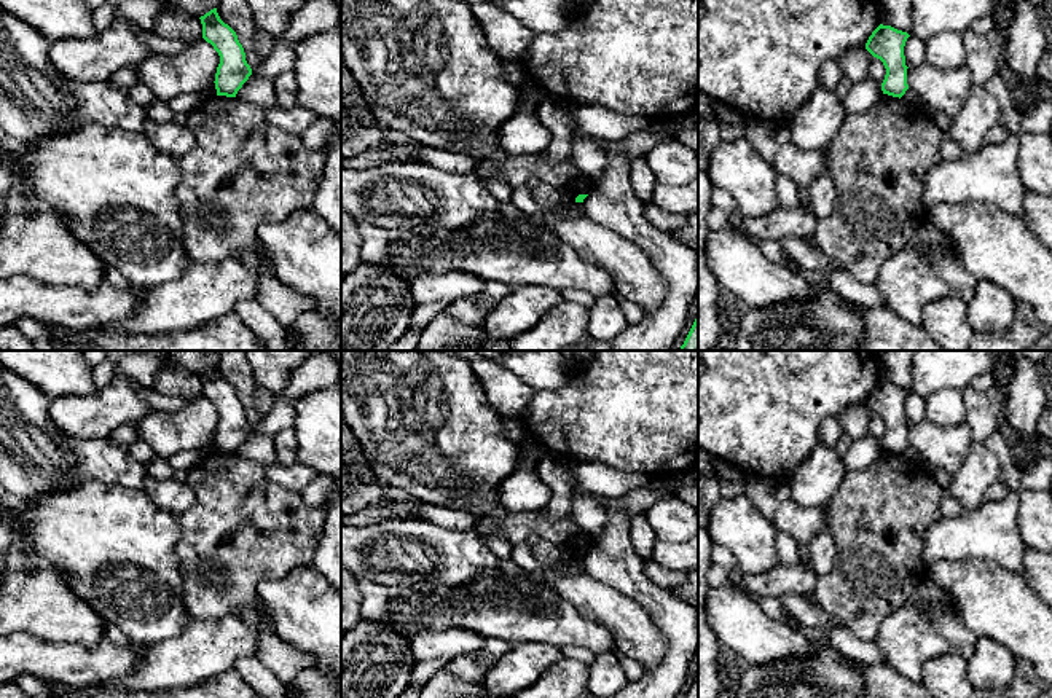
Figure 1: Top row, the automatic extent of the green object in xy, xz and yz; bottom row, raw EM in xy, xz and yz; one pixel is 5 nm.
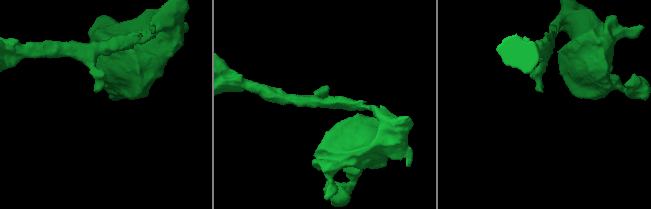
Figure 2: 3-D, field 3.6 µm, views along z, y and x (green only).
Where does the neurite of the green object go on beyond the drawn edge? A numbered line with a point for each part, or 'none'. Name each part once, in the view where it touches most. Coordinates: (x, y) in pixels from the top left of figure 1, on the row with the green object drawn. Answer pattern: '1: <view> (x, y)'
none

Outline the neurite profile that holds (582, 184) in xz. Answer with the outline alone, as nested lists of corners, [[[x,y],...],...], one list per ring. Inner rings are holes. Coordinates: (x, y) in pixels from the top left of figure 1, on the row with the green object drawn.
[[[580,172],[564,190],[569,194],[569,201],[574,204],[582,206],[582,202],[577,202],[575,198],[579,194],[590,194],[596,185],[598,185],[599,178],[585,175],[583,172]]]

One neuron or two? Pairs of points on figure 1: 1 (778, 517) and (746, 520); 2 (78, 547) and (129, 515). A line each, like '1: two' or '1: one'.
1: two
2: one

